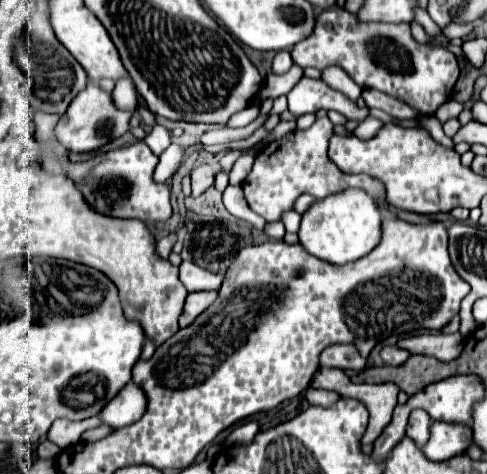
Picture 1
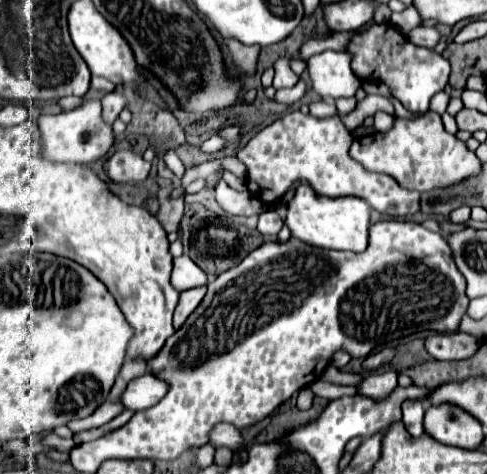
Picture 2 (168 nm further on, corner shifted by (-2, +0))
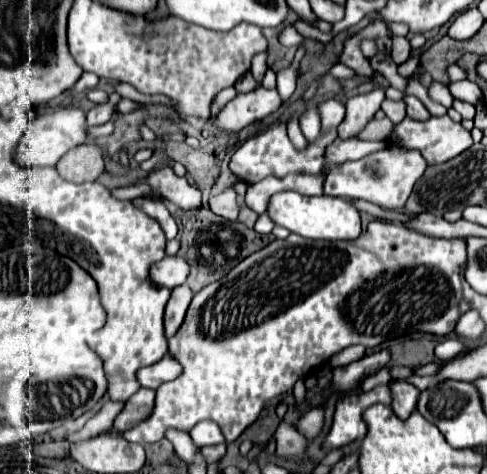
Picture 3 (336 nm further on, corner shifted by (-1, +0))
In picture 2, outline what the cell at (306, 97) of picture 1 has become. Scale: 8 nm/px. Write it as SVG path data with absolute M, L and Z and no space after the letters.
M299 80L293 88L285 88L285 90L277 90L277 102L281 104L297 104L301 102L301 98L307 94L307 84L303 80Z

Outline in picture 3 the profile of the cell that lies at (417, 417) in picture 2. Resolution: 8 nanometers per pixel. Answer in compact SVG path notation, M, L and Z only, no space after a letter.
M392 380L390 382L390 390L392 390L392 404L390 408L394 410L394 414L402 420L406 420L412 410L416 408L416 402L418 402L418 388L412 386L410 382L406 380Z

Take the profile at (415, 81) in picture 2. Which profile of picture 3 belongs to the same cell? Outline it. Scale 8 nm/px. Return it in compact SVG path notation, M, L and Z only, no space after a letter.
M406 96L406 104L408 104L408 118L412 118L412 120L428 120L430 118L430 112L416 96Z

